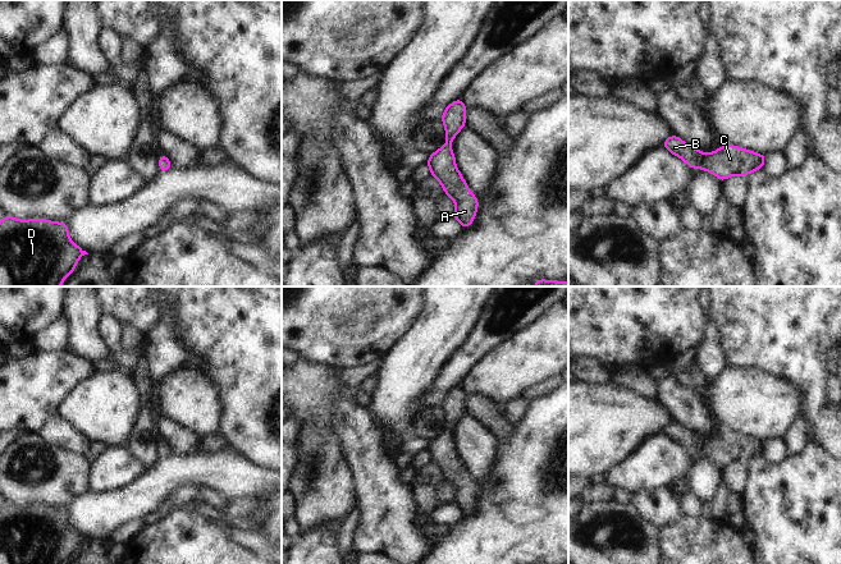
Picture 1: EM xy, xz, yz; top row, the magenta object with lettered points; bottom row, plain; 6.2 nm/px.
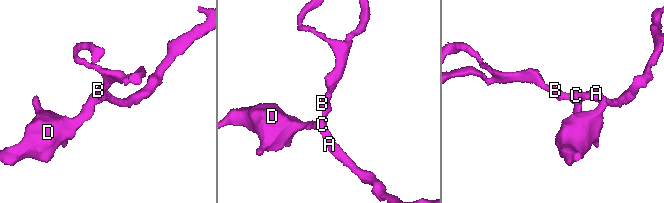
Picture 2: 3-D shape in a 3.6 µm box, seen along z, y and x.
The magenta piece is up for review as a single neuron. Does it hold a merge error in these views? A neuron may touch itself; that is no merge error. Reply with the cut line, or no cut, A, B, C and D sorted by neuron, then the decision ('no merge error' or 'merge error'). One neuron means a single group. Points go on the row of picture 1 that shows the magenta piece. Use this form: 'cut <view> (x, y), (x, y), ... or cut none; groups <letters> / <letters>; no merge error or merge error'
cut none; groups A B C D; no merge error

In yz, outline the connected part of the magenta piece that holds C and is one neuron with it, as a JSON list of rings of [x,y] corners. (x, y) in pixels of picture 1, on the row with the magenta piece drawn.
[[[676,134],[666,138],[662,146],[682,159],[691,170],[699,166],[703,171],[712,171],[721,182],[736,174],[746,176],[758,169],[763,169],[765,162],[765,155],[728,143],[714,150],[712,155],[704,153],[685,143]]]

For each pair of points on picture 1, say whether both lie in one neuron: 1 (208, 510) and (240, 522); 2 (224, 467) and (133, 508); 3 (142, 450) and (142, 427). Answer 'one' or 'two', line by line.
1: one
2: one
3: one

